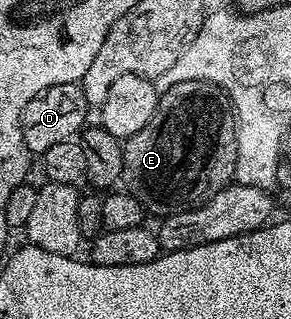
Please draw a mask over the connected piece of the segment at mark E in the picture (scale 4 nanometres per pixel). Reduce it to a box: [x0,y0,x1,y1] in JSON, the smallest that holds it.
[120,81,237,219]

